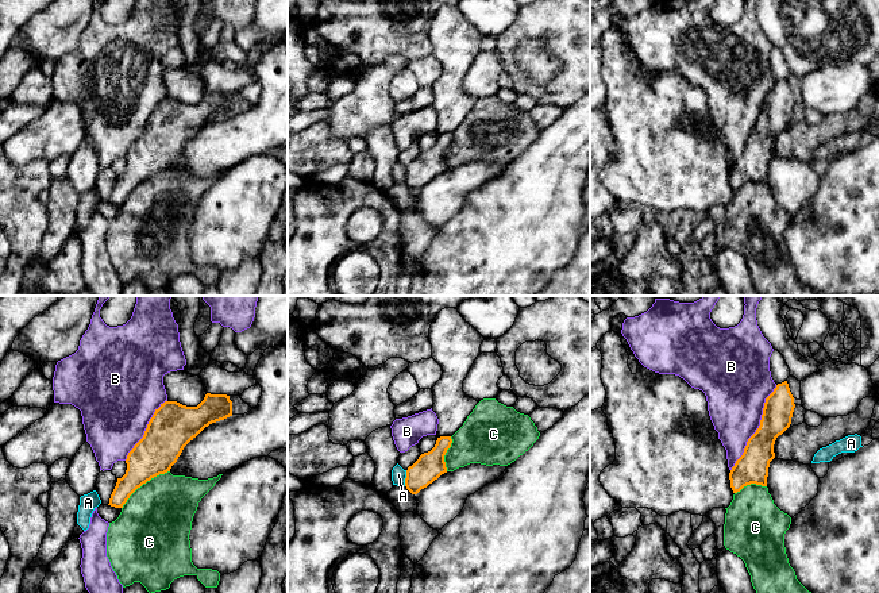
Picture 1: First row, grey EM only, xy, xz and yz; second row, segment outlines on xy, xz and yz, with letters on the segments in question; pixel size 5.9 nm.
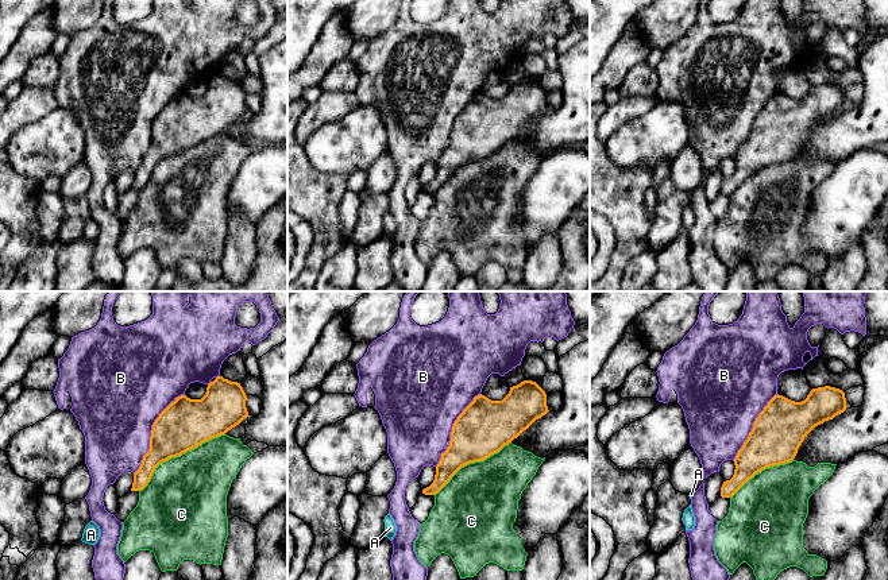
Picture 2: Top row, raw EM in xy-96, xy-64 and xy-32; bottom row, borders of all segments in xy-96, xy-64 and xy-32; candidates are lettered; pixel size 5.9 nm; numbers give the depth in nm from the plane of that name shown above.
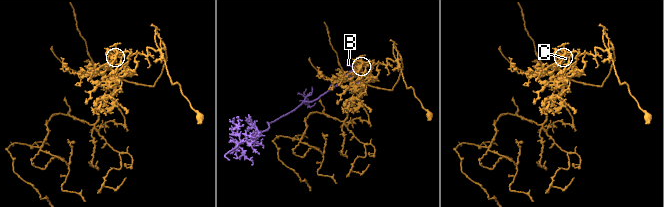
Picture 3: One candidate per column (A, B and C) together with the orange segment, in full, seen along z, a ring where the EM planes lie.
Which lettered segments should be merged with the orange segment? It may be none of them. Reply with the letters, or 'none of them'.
none of them

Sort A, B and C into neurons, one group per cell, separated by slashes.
A / B / C

